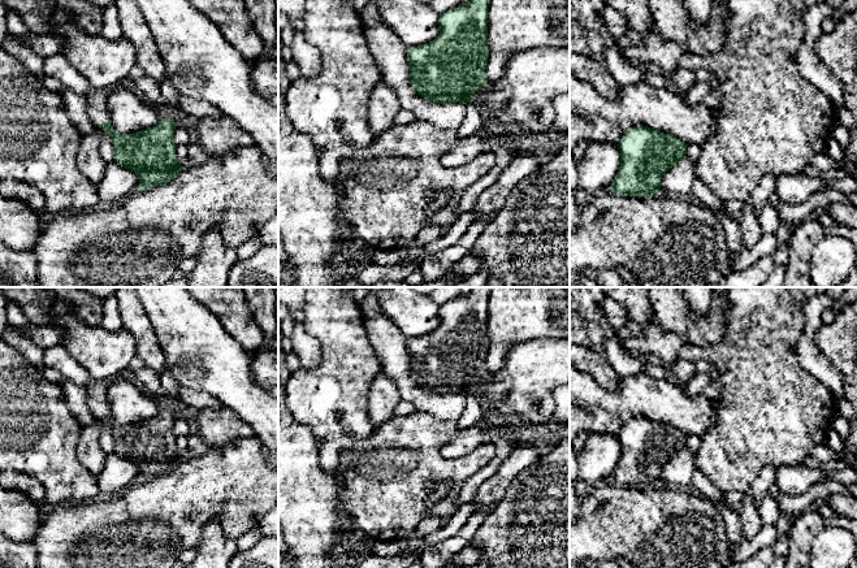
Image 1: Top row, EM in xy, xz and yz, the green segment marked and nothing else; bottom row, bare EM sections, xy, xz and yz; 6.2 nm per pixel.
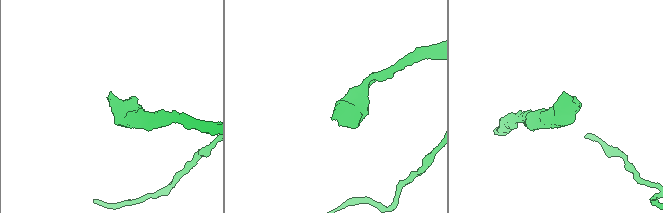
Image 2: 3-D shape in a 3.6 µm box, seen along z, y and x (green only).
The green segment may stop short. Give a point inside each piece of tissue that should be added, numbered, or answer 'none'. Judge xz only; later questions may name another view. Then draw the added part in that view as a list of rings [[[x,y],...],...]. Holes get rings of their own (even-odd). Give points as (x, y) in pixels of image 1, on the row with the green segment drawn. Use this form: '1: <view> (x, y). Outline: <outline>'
none

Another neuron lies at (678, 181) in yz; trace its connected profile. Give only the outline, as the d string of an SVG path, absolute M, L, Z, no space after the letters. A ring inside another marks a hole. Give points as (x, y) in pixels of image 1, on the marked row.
M685 155L675 166L663 174L661 194L689 199L692 198L694 177L694 161Z

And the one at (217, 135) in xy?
M226 116L196 120L191 123L191 133L211 159L254 144L252 136Z

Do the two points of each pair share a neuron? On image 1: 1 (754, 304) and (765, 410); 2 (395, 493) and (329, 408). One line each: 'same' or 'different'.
1: same
2: different

